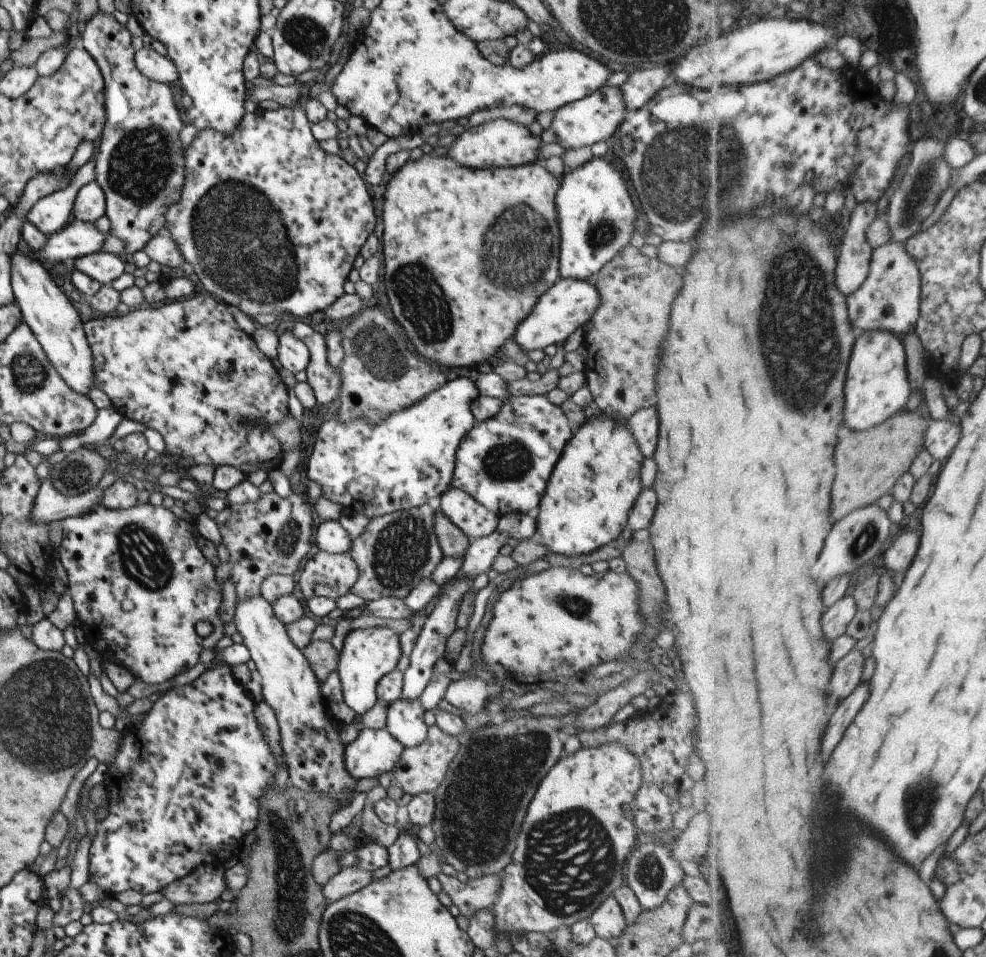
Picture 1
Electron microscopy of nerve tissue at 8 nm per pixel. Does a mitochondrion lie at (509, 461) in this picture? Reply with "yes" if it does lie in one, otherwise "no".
yes

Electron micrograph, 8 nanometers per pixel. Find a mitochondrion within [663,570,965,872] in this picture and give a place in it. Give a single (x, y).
(920, 800)

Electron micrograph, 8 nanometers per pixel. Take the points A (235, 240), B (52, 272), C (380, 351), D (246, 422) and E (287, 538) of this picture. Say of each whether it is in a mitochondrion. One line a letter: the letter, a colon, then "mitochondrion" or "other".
A: mitochondrion
B: other
C: mitochondrion
D: other
E: mitochondrion

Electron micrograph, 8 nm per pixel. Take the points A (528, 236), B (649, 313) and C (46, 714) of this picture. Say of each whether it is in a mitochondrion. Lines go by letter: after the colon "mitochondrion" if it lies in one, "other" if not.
A: mitochondrion
B: mitochondrion
C: mitochondrion

